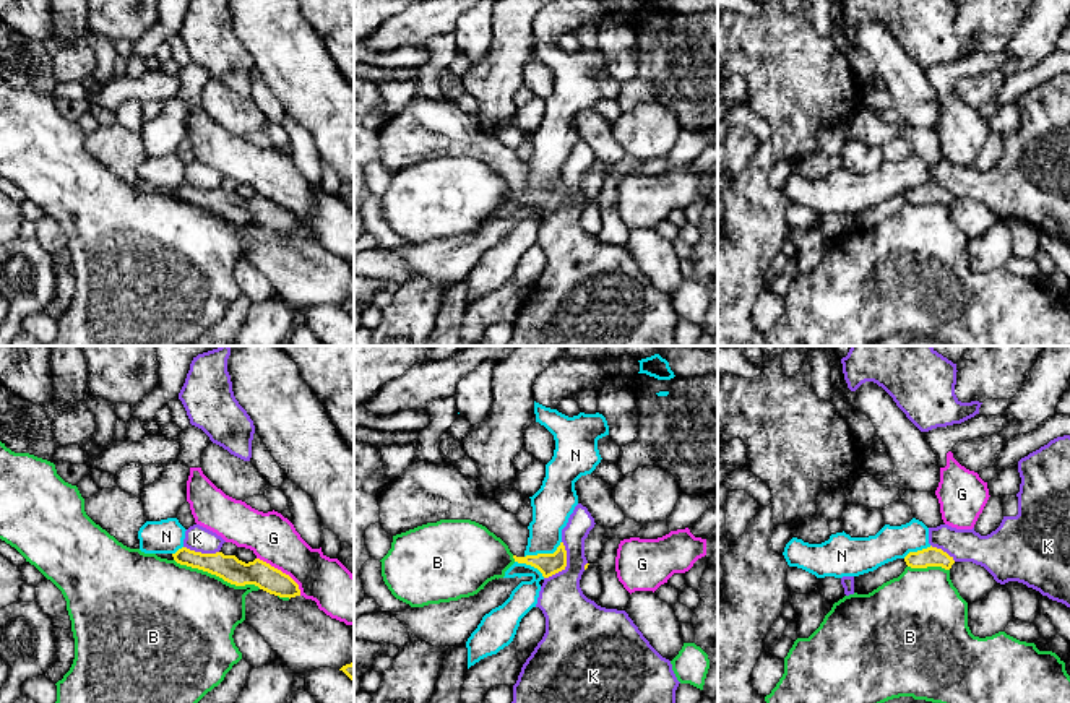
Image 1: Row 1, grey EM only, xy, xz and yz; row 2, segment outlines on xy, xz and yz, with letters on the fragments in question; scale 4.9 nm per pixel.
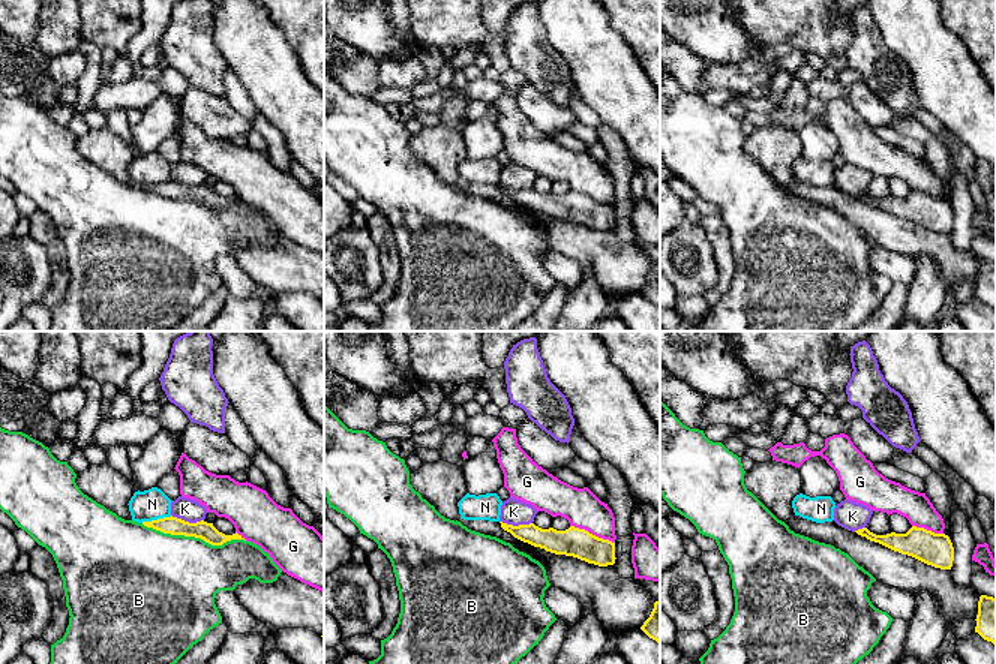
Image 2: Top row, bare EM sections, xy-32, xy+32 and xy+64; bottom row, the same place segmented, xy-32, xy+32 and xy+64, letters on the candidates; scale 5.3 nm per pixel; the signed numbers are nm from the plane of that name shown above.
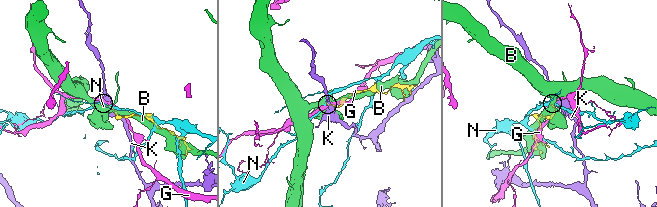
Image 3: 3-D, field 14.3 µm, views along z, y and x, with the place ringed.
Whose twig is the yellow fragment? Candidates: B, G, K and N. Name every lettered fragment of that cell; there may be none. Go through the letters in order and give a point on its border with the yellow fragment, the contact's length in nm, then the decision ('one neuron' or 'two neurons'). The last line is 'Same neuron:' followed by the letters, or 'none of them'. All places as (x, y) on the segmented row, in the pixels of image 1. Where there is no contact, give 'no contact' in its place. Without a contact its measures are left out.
B: contact xy (218, 575); length 460 nm; two neurons
G: contact xy (281, 572); length 300 nm; two neurons
K: contact xz (565, 564); length 220 nm; two neurons
N: contact xz (544, 554); length 200 nm; two neurons
Same neuron: none of them

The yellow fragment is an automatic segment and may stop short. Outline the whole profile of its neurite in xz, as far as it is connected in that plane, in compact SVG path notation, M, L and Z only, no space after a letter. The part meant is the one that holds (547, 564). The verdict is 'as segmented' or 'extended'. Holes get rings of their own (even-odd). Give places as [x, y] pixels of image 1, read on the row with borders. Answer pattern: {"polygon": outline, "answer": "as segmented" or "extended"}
{"polygon": "M416 459L378 498L380 524L391 534L401 534L440 520L471 520L500 537L513 554L515 562L537 568L549 578L567 567L563 542L554 554L526 555L529 537L516 515L479 492L477 482L455 466Z", "answer": "extended"}

